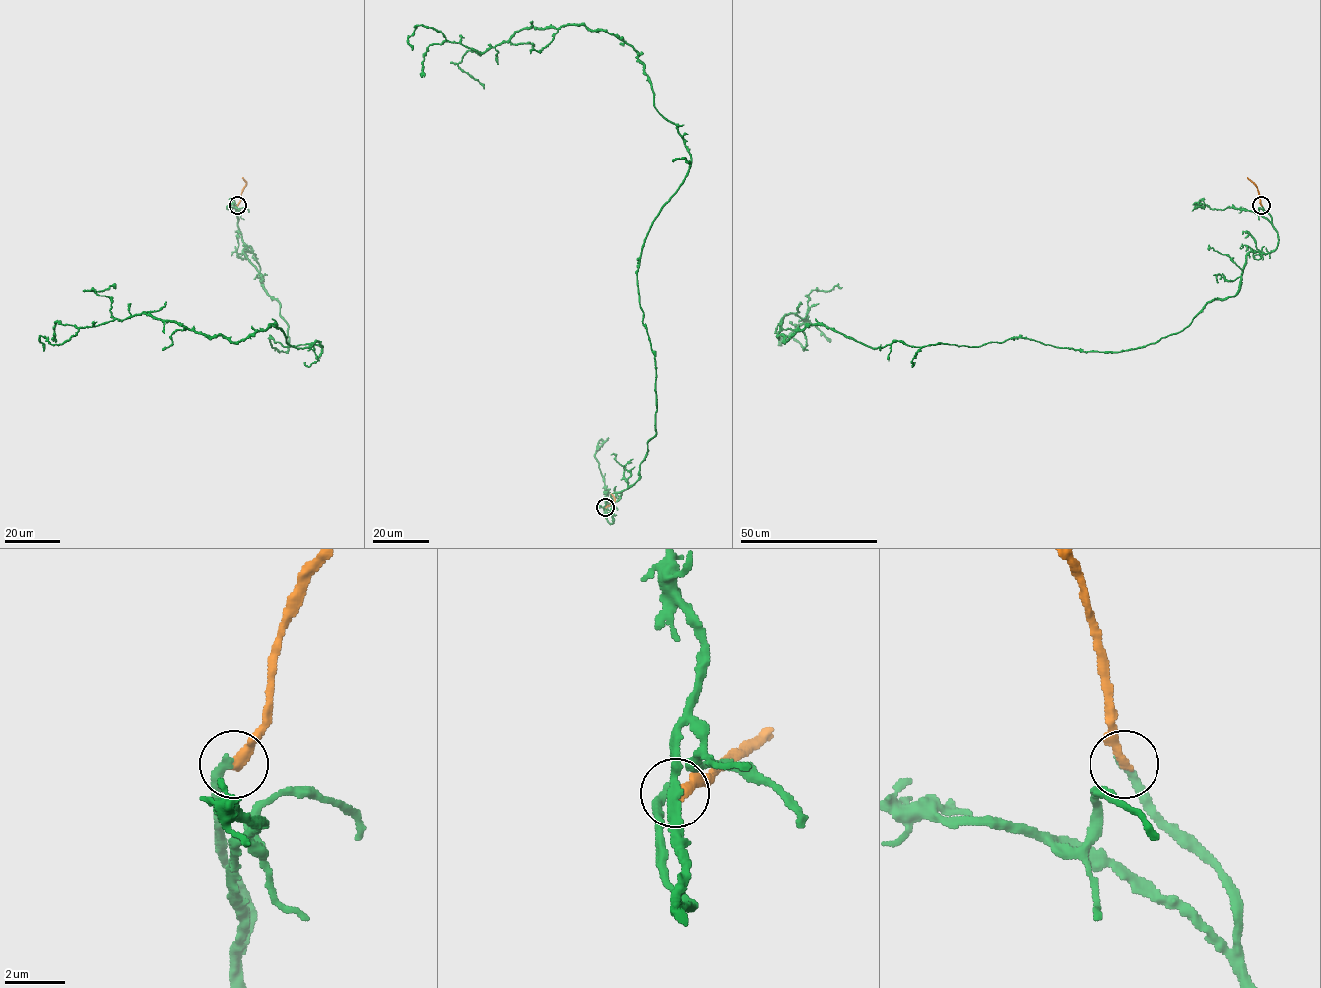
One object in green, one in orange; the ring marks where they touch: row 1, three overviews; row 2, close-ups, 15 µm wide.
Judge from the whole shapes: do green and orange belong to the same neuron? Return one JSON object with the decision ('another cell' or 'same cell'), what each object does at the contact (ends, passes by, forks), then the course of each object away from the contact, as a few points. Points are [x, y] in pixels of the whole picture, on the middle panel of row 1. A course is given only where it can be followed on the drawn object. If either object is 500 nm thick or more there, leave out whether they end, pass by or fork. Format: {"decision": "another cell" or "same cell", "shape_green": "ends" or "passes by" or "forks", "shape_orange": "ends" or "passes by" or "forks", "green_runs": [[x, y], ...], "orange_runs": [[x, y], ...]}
{"decision": "another cell", "shape_green": "ends", "shape_orange": "ends", "green_runs": [[605, 506], [655, 434], [636, 271], [685, 140], [603, 31], [479, 52], [418, 25], [412, 49]], "orange_runs": [[605, 506], [614, 500], [611, 493]]}

